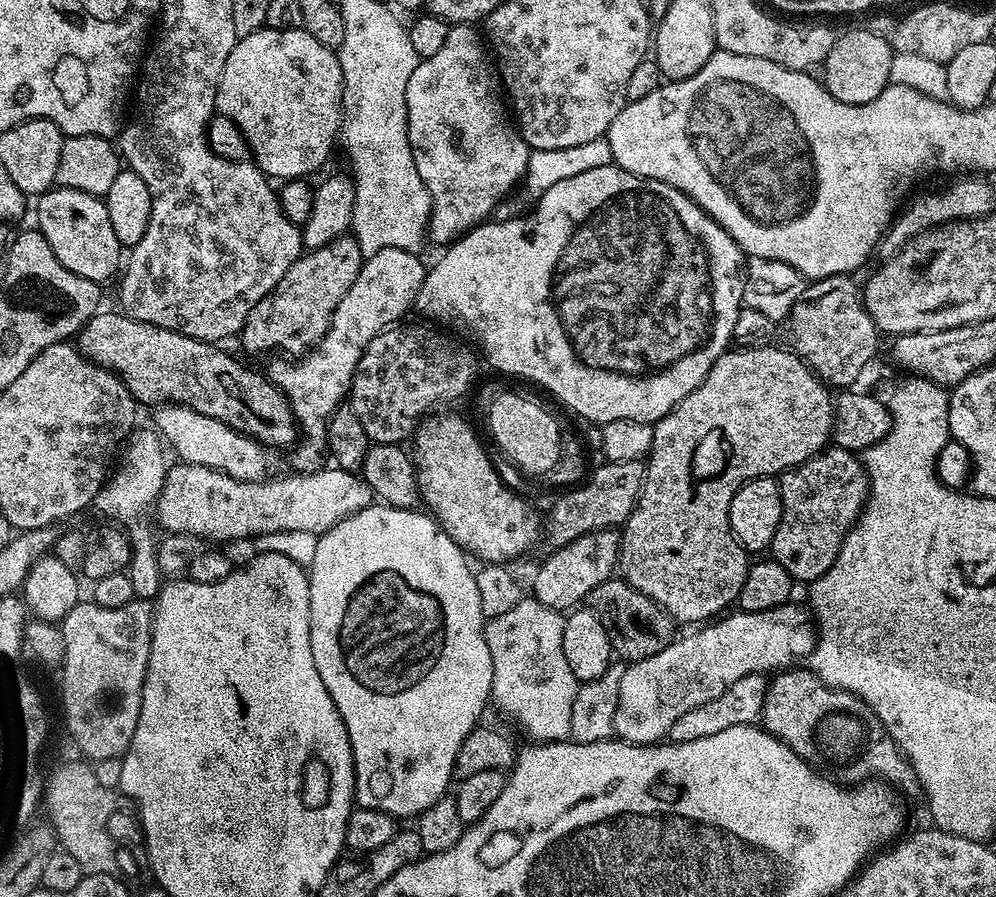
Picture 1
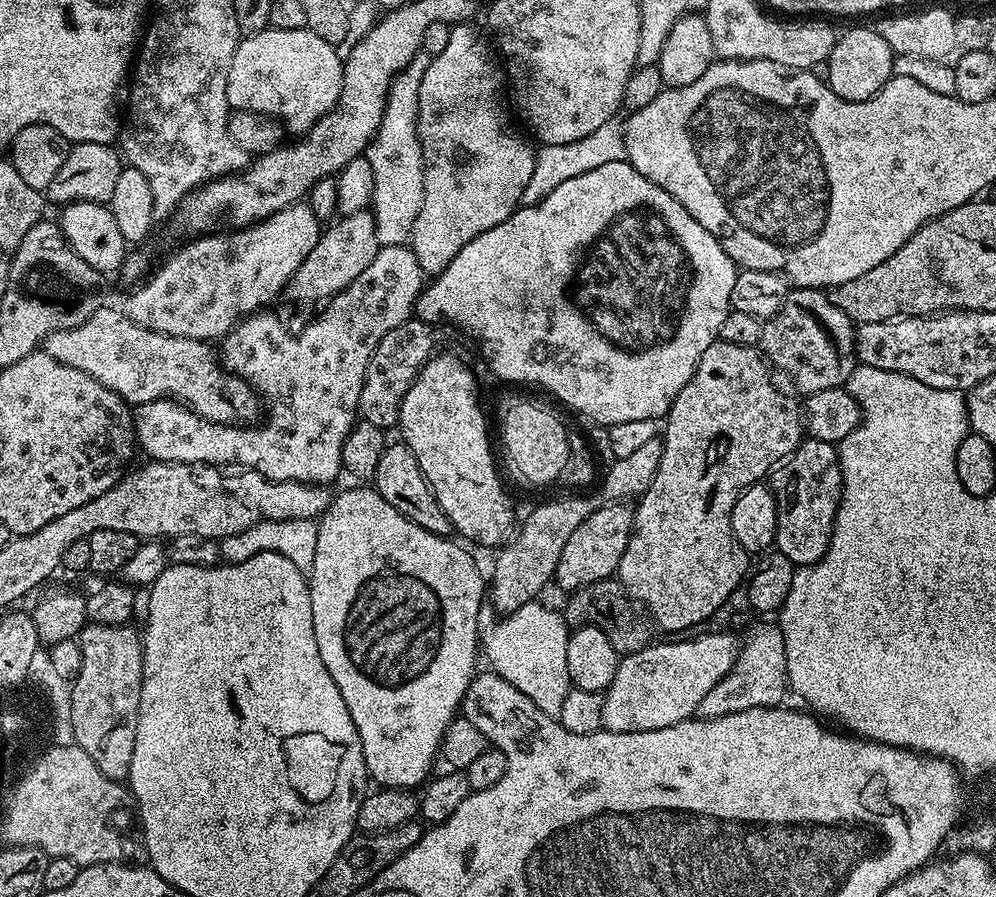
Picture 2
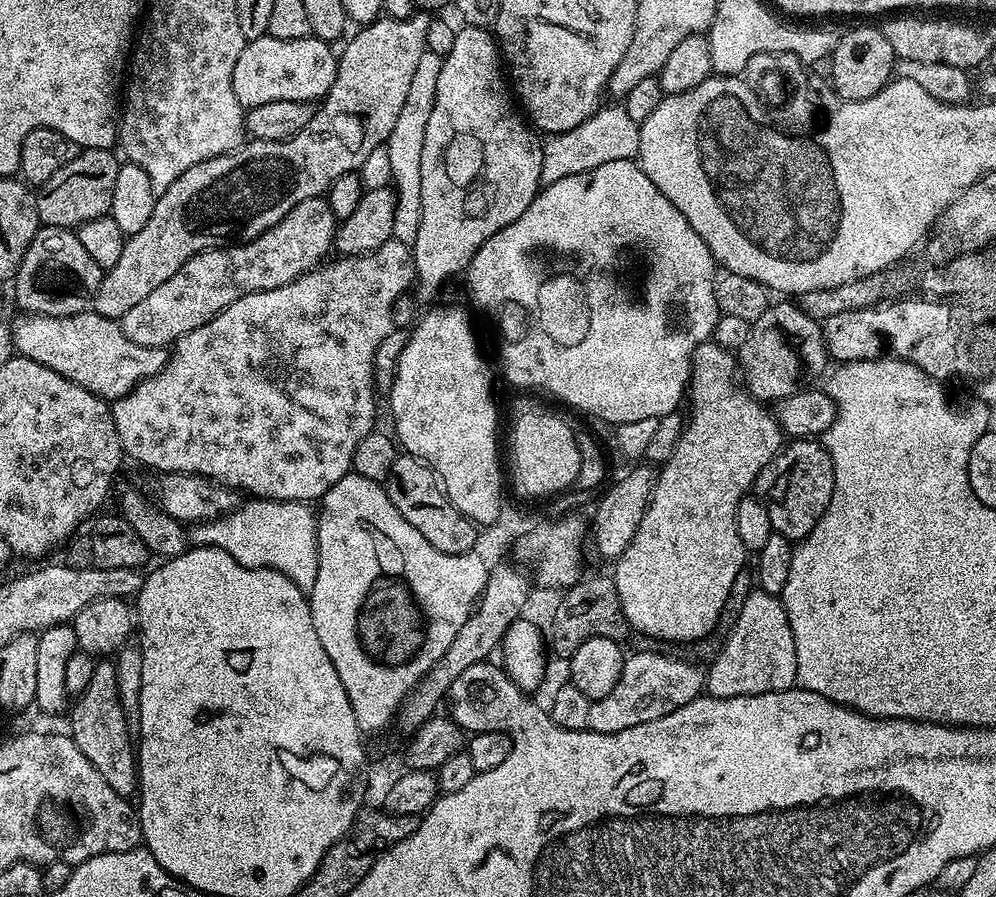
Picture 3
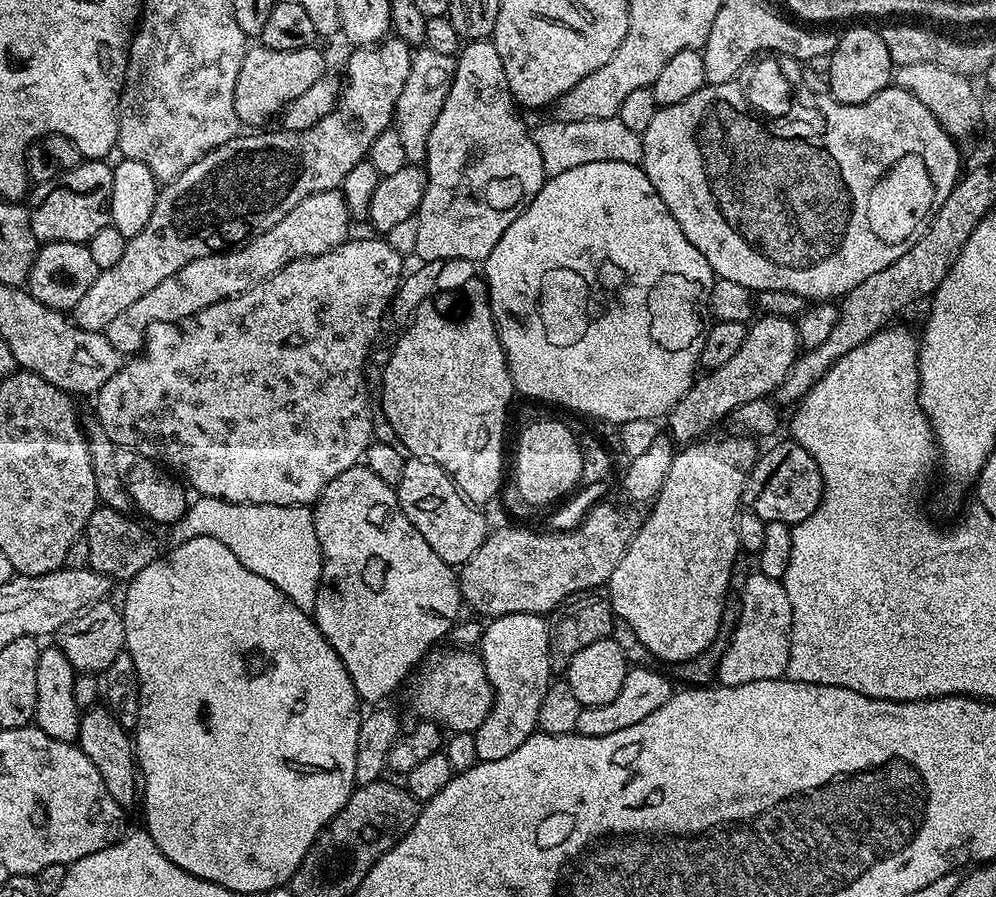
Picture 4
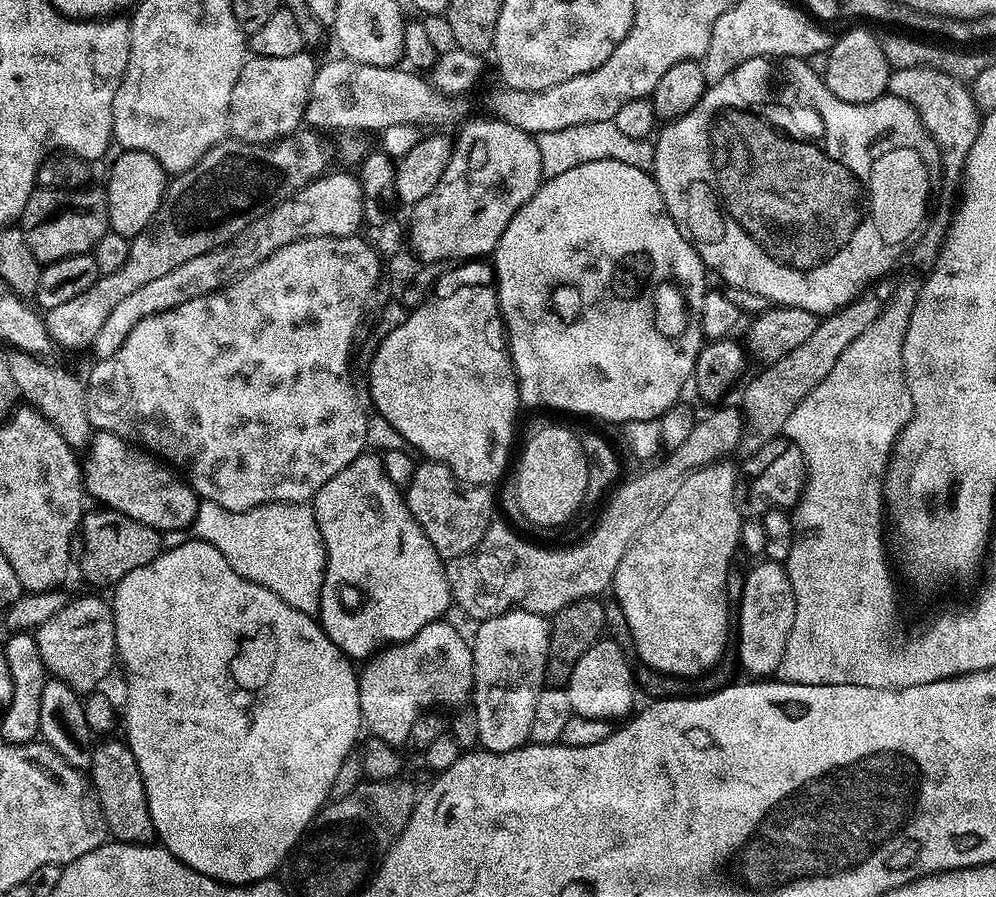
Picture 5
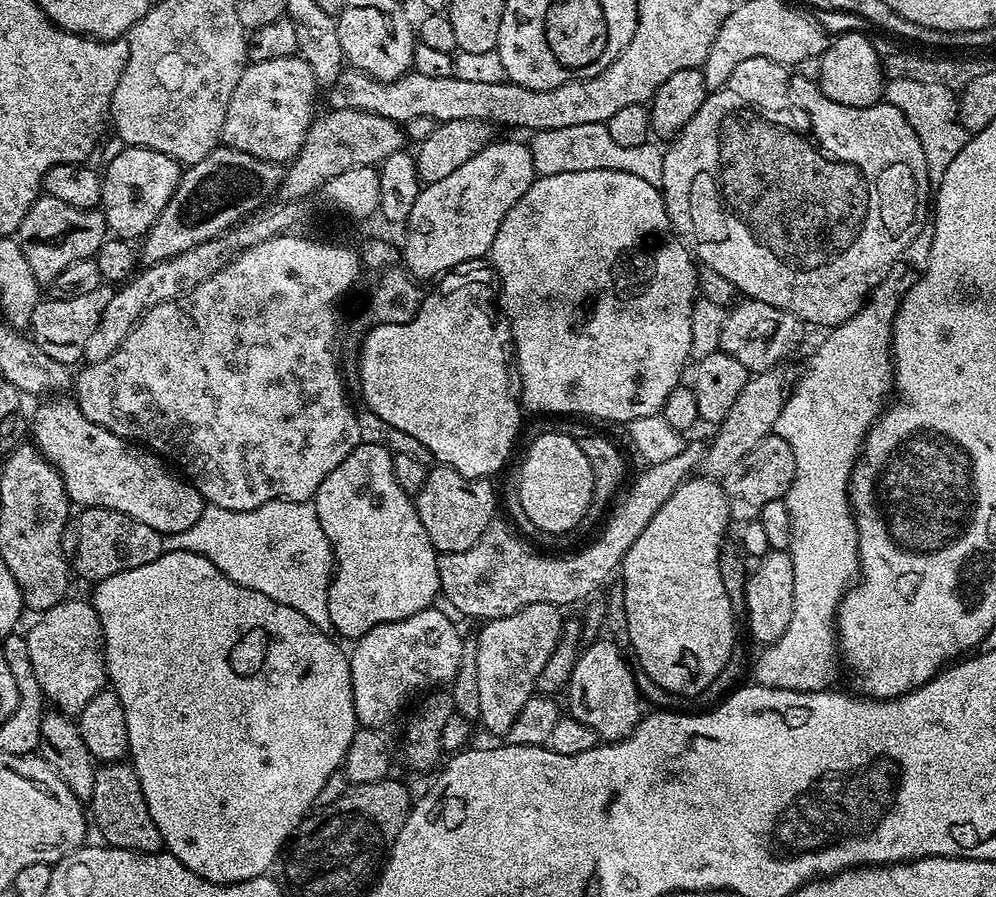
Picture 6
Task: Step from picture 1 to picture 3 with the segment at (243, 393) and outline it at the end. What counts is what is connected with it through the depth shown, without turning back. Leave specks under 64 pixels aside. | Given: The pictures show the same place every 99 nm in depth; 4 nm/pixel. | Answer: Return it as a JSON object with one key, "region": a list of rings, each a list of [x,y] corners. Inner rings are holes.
{"region":[[[95,310],[73,316],[20,314],[17,317],[11,321],[12,347],[19,355],[42,362],[42,366],[50,366],[50,370],[58,370],[62,378],[78,382],[78,386],[109,402],[121,400],[140,381],[158,374],[168,365],[169,353],[165,349],[130,342],[117,321]]]}

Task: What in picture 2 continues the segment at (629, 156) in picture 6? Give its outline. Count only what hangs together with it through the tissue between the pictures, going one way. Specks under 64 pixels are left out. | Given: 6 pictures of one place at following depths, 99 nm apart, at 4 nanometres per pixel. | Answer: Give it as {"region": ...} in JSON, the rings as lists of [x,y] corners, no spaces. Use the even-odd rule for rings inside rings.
{"region":[[[615,119],[598,126],[586,134],[586,138],[578,138],[578,142],[566,142],[565,144],[546,144],[536,148],[536,161],[534,162],[534,174],[530,174],[530,182],[526,182],[523,203],[525,205],[537,204],[550,194],[562,182],[570,178],[578,178],[578,174],[587,174],[595,170],[597,166],[607,166],[609,162],[618,162],[626,157],[626,142],[624,141],[624,129]]]}

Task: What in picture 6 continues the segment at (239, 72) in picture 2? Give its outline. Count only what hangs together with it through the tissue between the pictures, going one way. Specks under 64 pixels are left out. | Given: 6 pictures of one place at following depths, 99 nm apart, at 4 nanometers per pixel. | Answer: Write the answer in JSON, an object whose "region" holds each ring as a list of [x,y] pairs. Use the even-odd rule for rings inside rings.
{"region":[[[299,54],[286,58],[270,58],[270,62],[249,63],[244,69],[230,106],[226,106],[226,122],[222,122],[221,141],[234,150],[287,165],[298,154],[306,134],[317,115],[318,85],[314,70],[306,66]]]}

